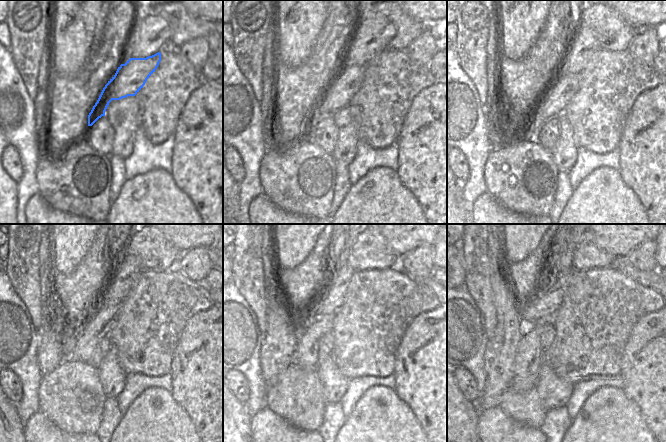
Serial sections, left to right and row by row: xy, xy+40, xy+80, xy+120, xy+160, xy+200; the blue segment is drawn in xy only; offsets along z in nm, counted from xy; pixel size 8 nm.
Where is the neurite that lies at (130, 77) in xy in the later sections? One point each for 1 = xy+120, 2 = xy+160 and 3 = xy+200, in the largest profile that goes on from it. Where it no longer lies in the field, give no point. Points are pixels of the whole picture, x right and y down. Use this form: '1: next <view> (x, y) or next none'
1: next xy+120 (88, 334)
2: next xy+160 (306, 353)
3: next xy+200 (529, 357)

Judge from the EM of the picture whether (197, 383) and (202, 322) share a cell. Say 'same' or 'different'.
same

